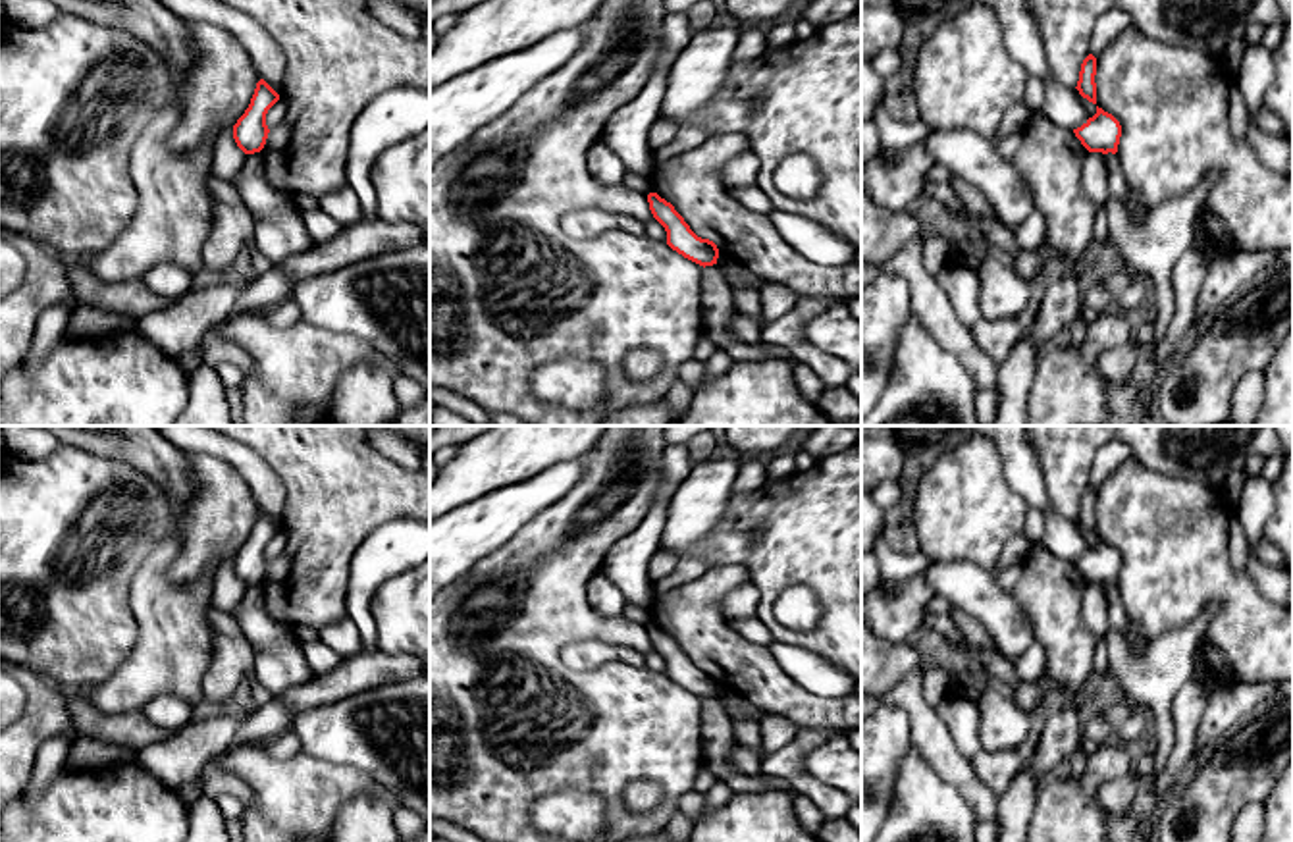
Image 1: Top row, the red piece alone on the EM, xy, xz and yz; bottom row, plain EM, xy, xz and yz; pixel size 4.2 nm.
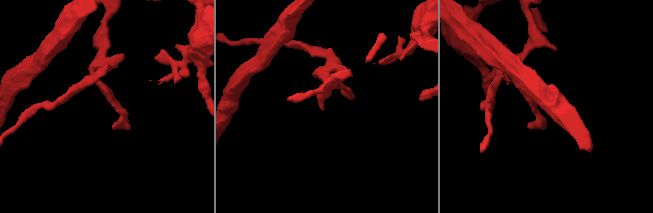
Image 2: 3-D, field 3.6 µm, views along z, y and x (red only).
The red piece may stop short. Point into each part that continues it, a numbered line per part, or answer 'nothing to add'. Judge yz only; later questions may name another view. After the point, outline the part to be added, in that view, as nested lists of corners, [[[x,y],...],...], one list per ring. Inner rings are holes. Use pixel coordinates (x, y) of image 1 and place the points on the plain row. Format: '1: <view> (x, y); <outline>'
nothing to add

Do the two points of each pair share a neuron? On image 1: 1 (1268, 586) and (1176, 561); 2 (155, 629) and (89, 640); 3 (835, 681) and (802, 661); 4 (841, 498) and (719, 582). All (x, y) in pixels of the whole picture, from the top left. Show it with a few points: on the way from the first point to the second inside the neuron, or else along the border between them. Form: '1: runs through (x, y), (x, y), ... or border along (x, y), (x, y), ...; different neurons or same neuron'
1: border along (1245, 571), (1272, 602); different neurons
2: border along (131, 588), (137, 642), (114, 671); different neurons
3: runs through (827, 681), (810, 669); same neuron
4: border along (712, 565), (744, 565), (752, 580); different neurons

